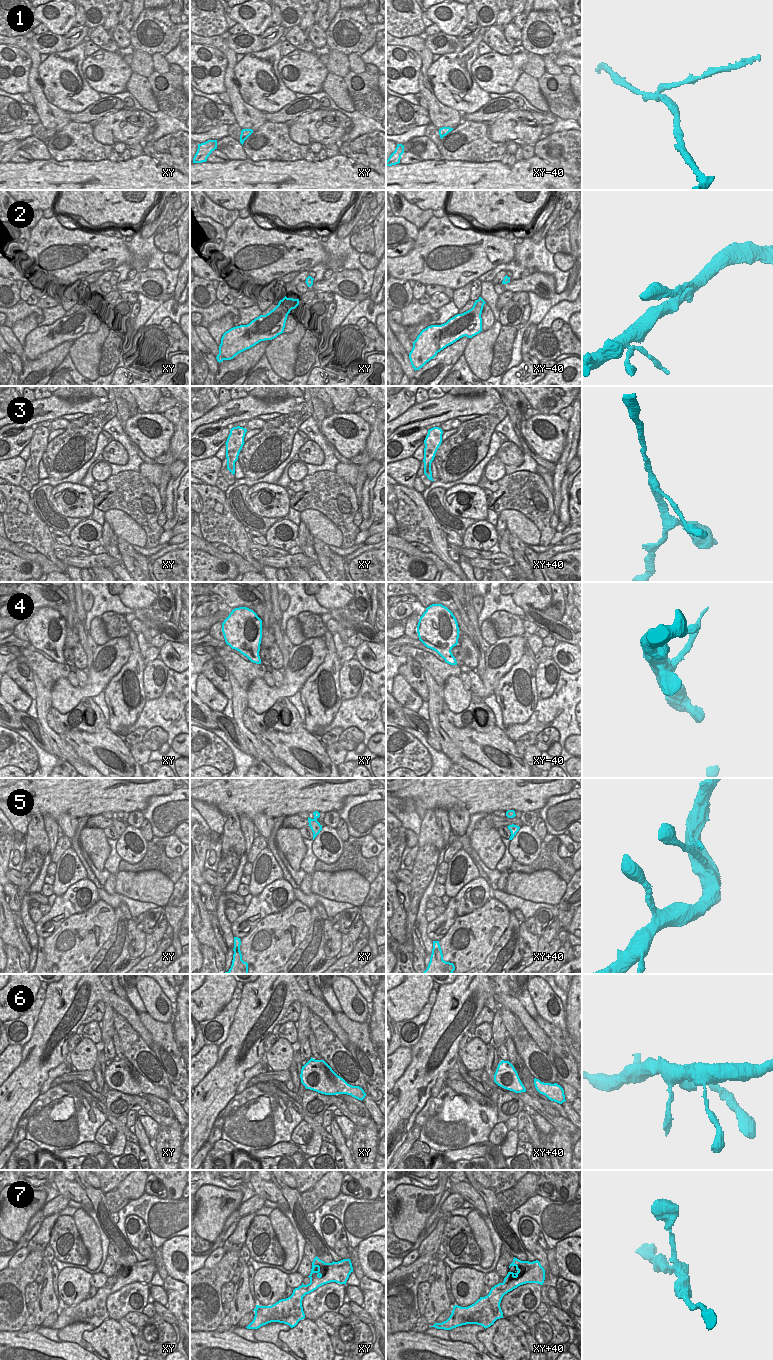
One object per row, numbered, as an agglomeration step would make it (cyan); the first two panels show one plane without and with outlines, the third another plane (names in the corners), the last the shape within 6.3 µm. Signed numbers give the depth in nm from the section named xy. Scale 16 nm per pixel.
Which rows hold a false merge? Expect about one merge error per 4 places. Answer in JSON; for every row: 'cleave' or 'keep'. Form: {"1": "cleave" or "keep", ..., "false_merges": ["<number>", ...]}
{"1": "cleave", "2": "keep", "3": "keep", "4": "keep", "5": "keep", "6": "keep", "7": "keep", "false_merges": ["1"]}

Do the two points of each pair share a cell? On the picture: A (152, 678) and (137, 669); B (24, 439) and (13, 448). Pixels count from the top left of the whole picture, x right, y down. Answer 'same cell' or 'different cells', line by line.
A: different cells
B: same cell

